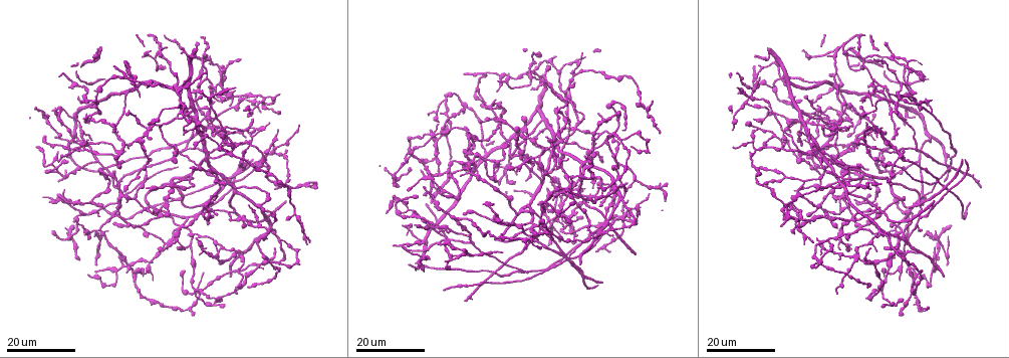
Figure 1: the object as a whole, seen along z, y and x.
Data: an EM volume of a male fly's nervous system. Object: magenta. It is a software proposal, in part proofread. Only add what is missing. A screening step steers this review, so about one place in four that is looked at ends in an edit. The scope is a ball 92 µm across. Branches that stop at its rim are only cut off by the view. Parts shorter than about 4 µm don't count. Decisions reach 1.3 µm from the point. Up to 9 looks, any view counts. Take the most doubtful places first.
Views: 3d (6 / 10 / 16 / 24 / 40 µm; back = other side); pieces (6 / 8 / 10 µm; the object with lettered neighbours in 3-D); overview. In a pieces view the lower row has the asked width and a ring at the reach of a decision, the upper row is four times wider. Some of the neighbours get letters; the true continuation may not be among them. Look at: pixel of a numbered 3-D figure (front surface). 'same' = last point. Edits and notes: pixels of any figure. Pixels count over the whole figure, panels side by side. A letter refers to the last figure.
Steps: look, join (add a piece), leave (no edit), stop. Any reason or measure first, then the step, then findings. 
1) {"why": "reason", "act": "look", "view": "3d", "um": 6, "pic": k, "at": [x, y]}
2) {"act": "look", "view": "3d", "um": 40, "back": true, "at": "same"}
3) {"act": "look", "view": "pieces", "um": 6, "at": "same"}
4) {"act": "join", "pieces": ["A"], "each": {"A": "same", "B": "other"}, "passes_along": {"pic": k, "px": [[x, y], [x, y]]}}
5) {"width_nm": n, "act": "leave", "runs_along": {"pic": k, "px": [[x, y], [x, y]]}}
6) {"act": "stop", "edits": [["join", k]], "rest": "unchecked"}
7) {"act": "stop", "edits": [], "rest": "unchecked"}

{"why": "long arm stops here", "act": "look", "view": "3d", "um": 24, "pic": 1, "at": [273, 248]}

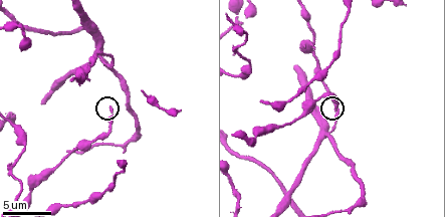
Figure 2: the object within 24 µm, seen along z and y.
{"act": "look", "view": "3d", "um": 10, "pic": 2, "at": [109, 105]}

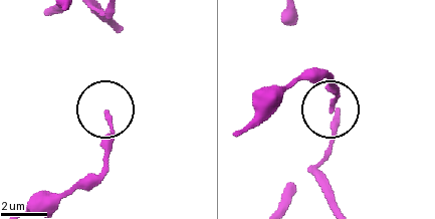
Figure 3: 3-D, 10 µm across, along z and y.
{"act": "look", "view": "pieces", "um": 8, "pic": 3, "at": [329, 111]}

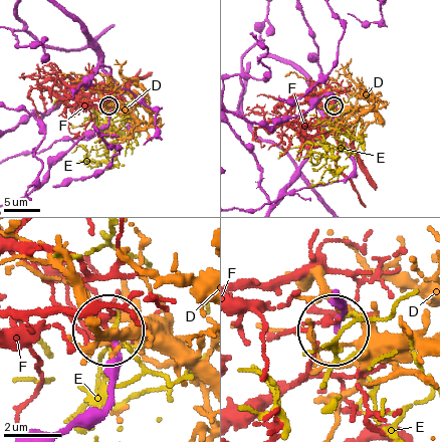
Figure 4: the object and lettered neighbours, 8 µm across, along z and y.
{"width_nm": 180, "act": "leave", "each": {"D": "other", "E": "other", "F": "other"}, "found": "no lettered piece goes on from it"}

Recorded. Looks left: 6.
{"why": "branch stops here", "act": "look", "view": "3d", "um": 16, "pic": 1, "at": [179, 247]}

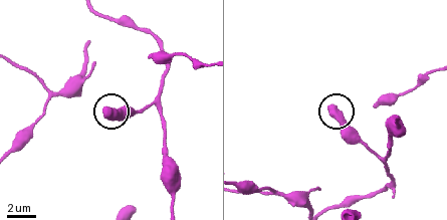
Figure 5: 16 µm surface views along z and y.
{"act": "look", "view": "pieces", "um": 6, "pic": 5, "at": [104, 111]}

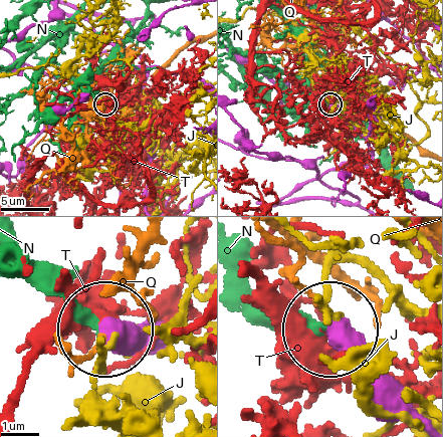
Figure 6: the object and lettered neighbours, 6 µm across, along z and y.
{"act": "leave", "each": {"J": "other", "N": "other", "Q": "other", "T": "other"}, "found": "none of them fits"}

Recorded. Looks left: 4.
{"act": "look", "view": "3d", "um": 16, "pic": 1, "at": [533, 71]}

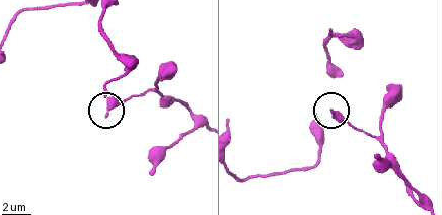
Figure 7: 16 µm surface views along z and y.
{"act": "look", "view": "pieces", "um": 8, "pic": 7, "at": [331, 109]}

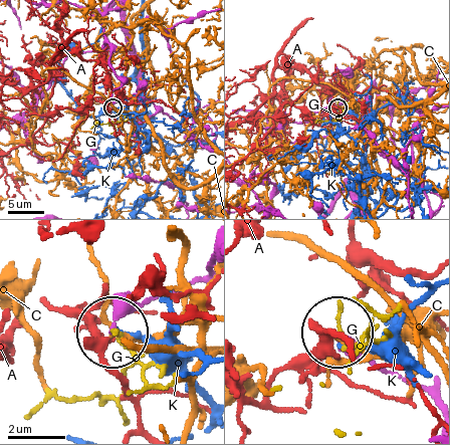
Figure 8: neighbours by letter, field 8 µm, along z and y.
{"act": "leave", "each": {"A": "other", "C": "other", "G": "other", "K": "other"}, "found": "no lettered piece goes on from it"}

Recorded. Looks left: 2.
{"why": "an open end", "act": "look", "view": "3d", "um": 16, "pic": 1, "at": [923, 233]}

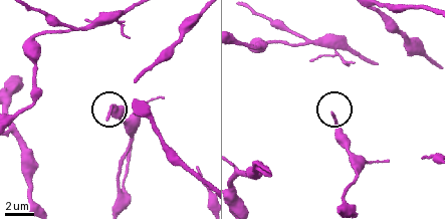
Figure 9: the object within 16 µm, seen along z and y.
{"act": "look", "view": "pieces", "um": 10, "pic": 9, "at": [331, 113]}

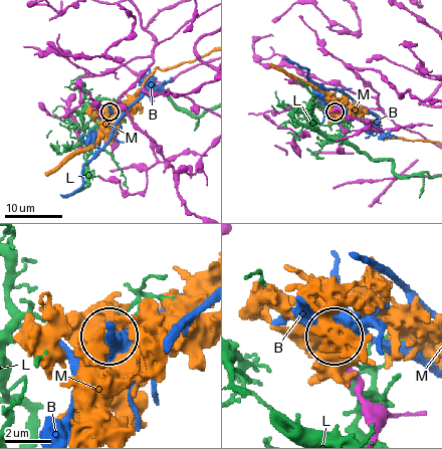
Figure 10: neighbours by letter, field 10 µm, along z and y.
{"width_nm": 190, "act": "leave", "each": {"B": "other", "L": "other", "M": "other"}, "found": "no lettered piece goes on from it"}

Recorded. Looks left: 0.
{"act": "stop", "edits": [], "rest": "unchecked"}

